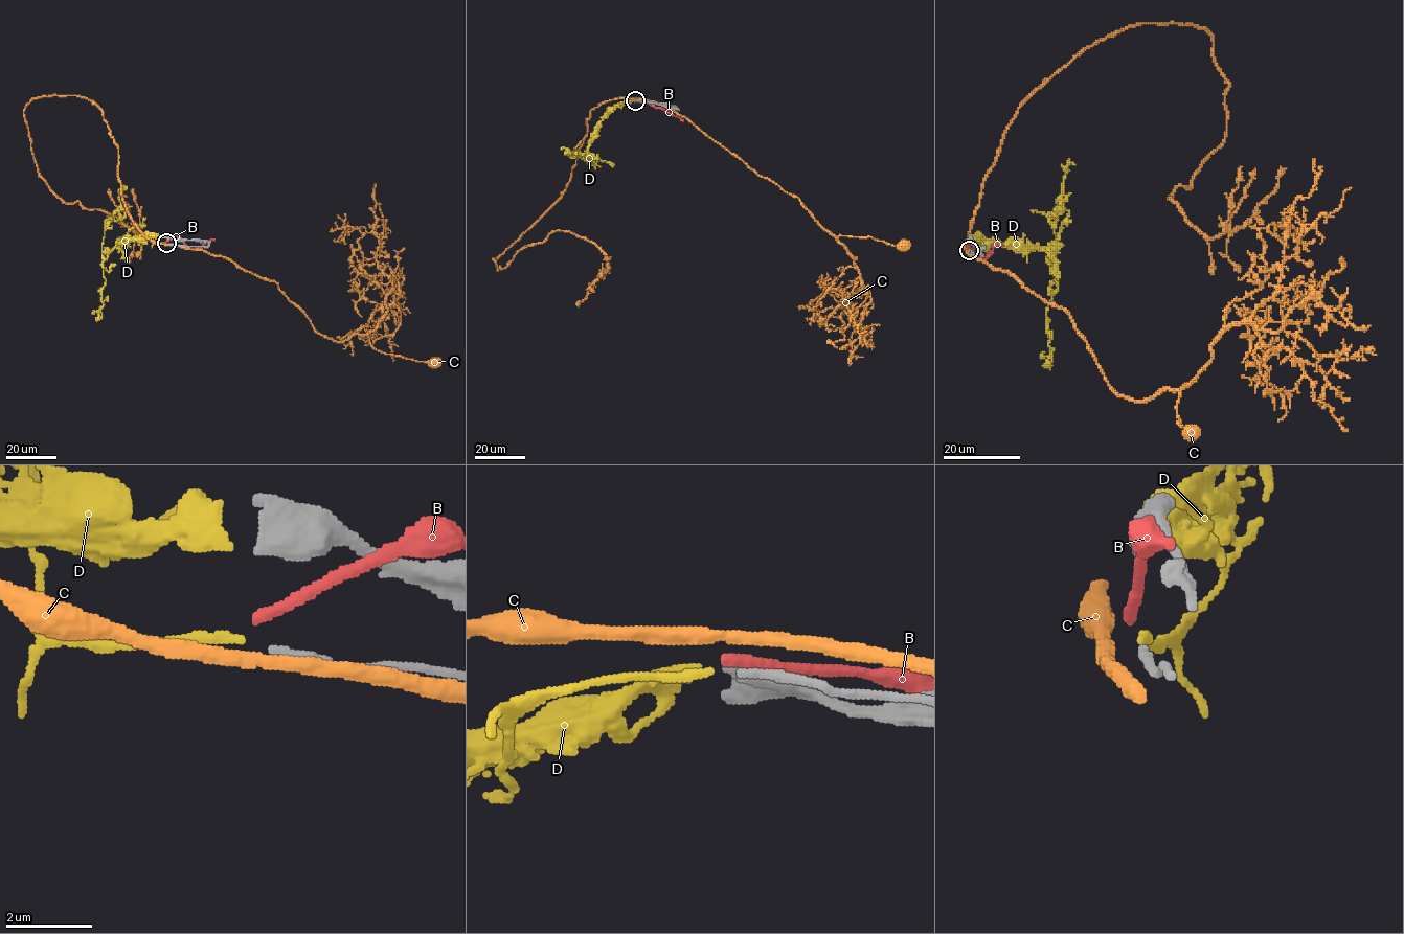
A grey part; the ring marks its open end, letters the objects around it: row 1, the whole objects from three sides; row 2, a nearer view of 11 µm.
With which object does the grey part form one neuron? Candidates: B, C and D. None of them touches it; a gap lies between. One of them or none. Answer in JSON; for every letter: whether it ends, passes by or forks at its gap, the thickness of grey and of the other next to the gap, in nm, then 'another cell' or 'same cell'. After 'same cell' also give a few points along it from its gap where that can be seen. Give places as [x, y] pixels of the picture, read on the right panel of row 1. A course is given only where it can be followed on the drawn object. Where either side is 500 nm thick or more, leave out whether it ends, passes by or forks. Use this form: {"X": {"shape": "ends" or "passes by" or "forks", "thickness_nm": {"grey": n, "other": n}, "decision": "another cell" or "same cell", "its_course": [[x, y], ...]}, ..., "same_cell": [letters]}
{"B": {"shape": "ends", "thickness_nm": {"grey": 180, "other": 300}, "decision": "another cell"}, "C": {"shape": "passes by", "thickness_nm": {"grey": 180, "other": 320}, "decision": "another cell"}, "D": {"shape": "ends", "thickness_nm": {"grey": 180, "other": 200}, "decision": "same cell", "its_course": [[969, 249], [983, 236], [1046, 247], [1056, 275], [1049, 215], [1058, 206], [1066, 166], [1074, 165]]}, "same_cell": ["D"]}

